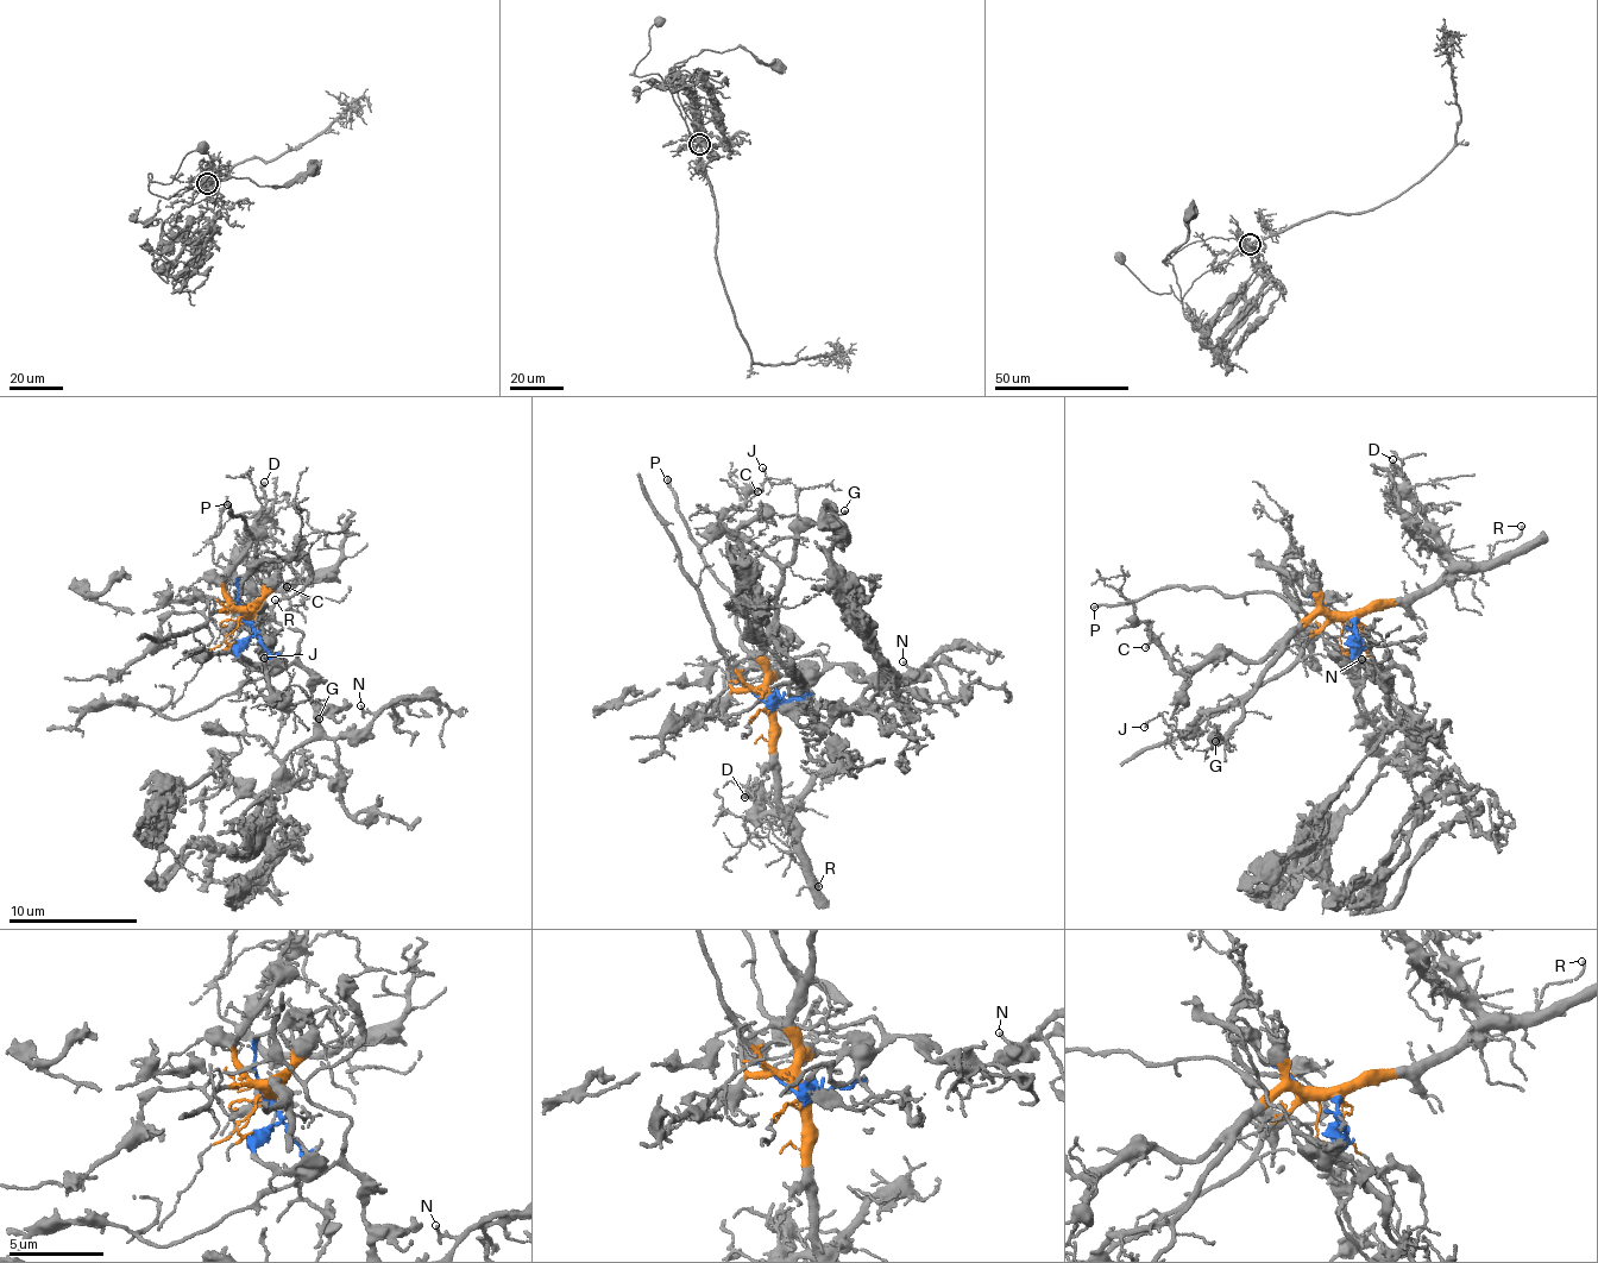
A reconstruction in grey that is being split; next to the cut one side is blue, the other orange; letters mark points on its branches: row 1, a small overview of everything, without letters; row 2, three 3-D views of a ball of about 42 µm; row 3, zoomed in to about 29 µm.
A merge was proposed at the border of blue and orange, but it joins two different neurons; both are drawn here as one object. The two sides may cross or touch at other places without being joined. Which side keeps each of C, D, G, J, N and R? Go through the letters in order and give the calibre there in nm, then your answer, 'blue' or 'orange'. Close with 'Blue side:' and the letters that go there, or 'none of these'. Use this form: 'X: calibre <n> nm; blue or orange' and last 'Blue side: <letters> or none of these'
C: calibre 110 nm; orange
D: calibre 240 nm; orange
G: calibre 100 nm; orange
J: calibre 110 nm; orange
N: calibre 100 nm; blue
R: calibre 130 nm; orange
Blue side: N

